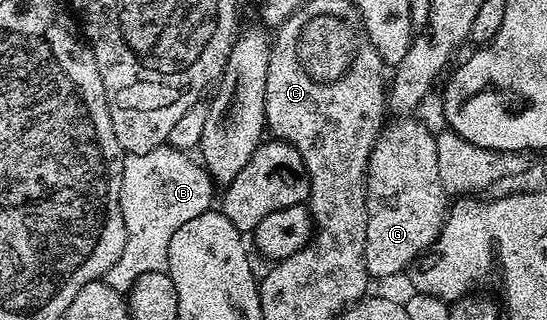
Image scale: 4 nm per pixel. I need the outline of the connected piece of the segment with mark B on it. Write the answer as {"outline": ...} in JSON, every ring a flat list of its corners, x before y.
{"outline":[[169,143,155,145,153,151,124,156,119,202,125,219,125,251,121,251,121,259,101,278,113,291,126,295,141,275,164,272,169,243,177,235,177,227,185,227,189,219,197,219,197,215,212,208,211,200,217,197,216,186,206,168,191,156,190,152,175,149]]}

